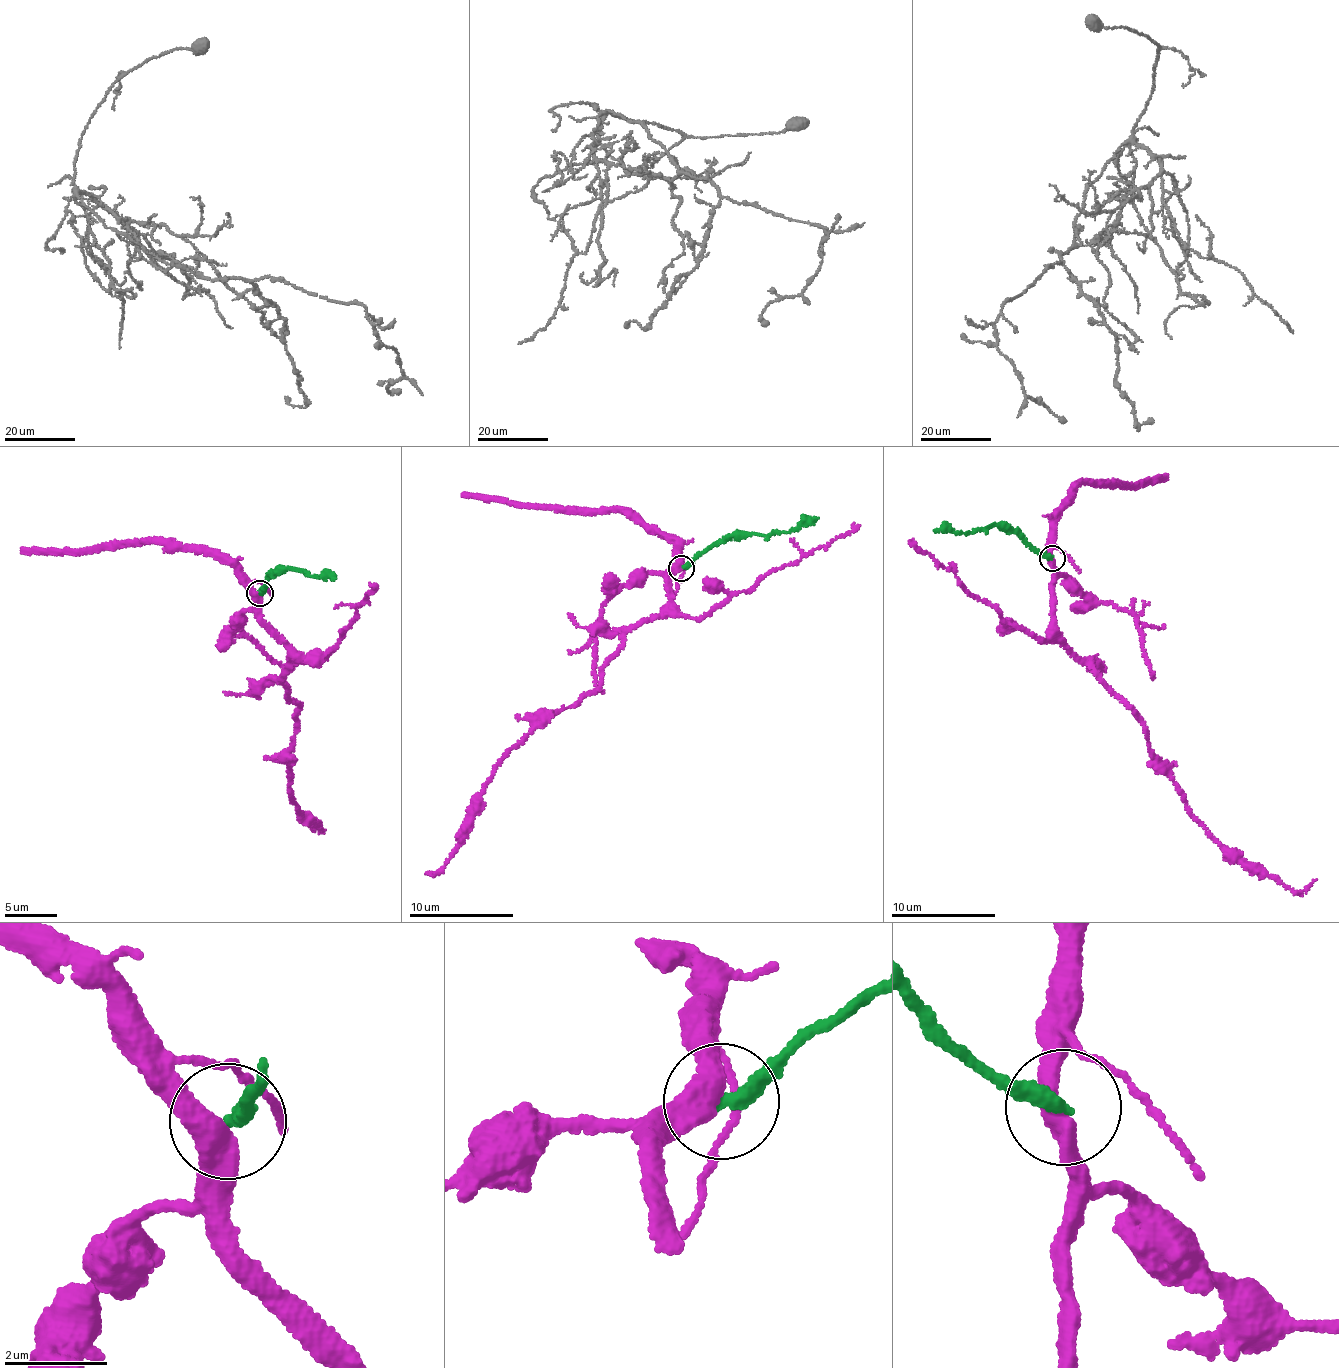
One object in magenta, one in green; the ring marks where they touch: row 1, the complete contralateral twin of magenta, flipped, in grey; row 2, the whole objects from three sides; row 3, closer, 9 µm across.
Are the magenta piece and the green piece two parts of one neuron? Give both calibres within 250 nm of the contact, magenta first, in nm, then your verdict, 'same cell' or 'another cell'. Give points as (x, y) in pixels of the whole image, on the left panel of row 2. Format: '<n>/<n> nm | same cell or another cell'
400/300 nm | another cell

